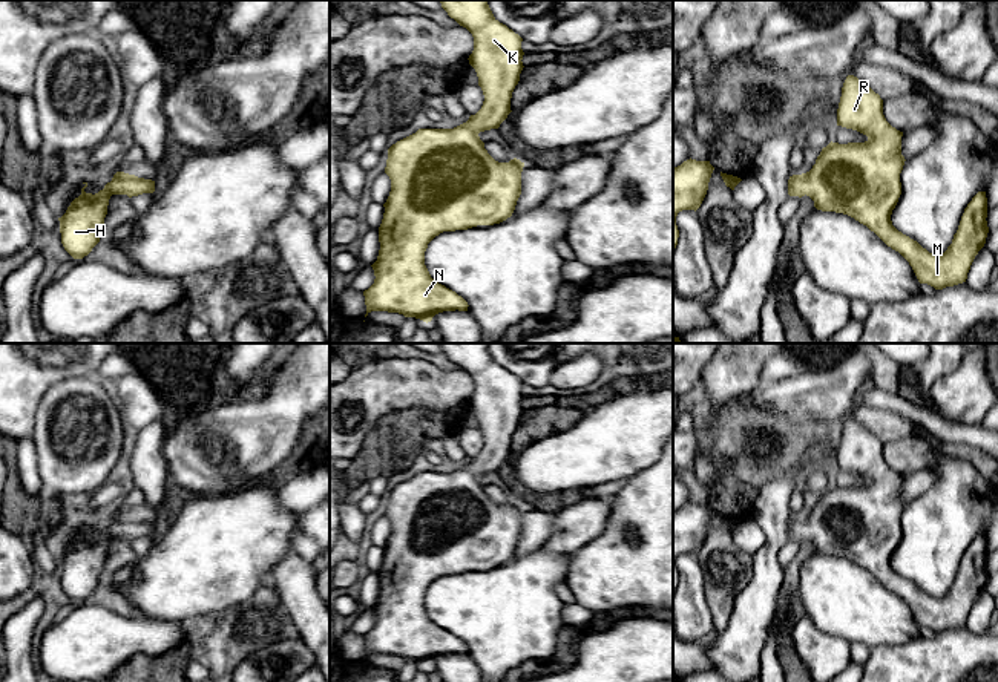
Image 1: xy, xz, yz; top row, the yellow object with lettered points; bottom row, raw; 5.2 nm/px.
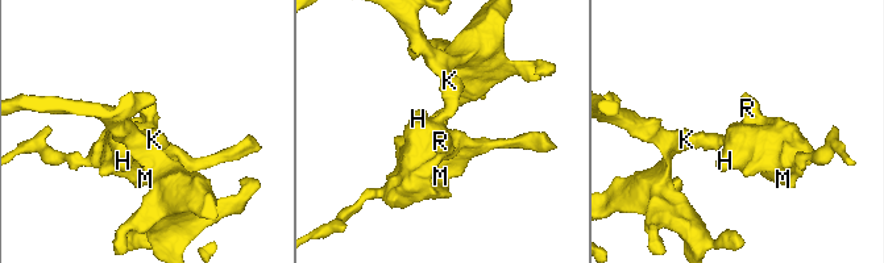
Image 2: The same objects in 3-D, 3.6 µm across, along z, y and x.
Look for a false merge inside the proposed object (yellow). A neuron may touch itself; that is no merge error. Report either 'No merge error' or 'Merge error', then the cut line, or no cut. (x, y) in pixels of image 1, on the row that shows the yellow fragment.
No merge error. No split

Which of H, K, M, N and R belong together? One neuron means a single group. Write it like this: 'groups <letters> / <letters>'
groups H K M N R

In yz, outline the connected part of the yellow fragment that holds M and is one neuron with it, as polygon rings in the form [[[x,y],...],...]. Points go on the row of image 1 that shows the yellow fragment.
[[[854,75],[843,83],[837,126],[857,130],[868,139],[831,141],[809,172],[790,176],[788,195],[806,195],[817,210],[843,213],[866,225],[909,262],[920,284],[943,290],[966,282],[989,233],[986,192],[978,192],[964,208],[947,250],[929,253],[892,225],[906,161],[901,155],[903,132],[886,121],[880,95]]]

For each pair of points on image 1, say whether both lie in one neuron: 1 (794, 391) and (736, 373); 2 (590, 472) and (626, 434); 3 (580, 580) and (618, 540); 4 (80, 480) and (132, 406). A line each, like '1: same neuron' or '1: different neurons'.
1: different neurons
2: same neuron
3: same neuron
4: different neurons

